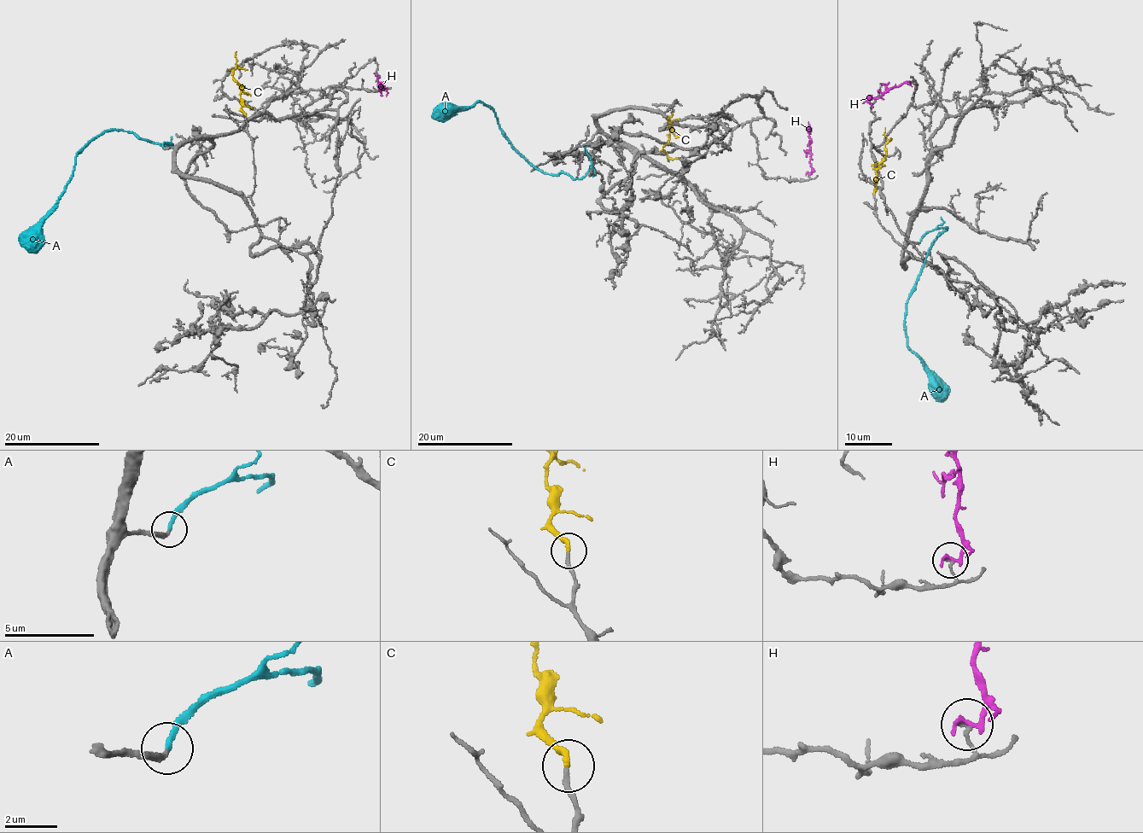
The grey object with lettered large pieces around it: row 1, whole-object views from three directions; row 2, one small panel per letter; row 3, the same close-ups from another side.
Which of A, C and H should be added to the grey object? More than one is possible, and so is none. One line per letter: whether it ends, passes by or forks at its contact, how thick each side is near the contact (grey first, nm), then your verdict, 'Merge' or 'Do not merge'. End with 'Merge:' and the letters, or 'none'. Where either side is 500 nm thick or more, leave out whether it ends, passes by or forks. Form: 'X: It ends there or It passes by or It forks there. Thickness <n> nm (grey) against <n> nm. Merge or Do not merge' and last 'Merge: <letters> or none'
A: It ends there. Thickness 240 nm (grey) against 220 nm. Merge
C: It ends there. Thickness 190 nm (grey) against 200 nm. Merge
H: It ends there. Thickness 150 nm (grey) against 200 nm. Do not merge
Merge: A, C

